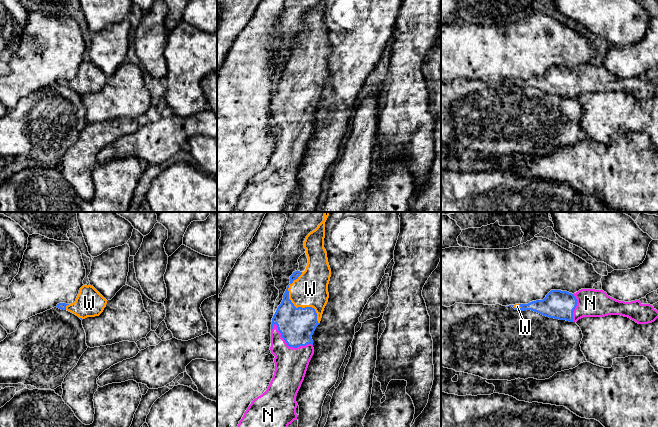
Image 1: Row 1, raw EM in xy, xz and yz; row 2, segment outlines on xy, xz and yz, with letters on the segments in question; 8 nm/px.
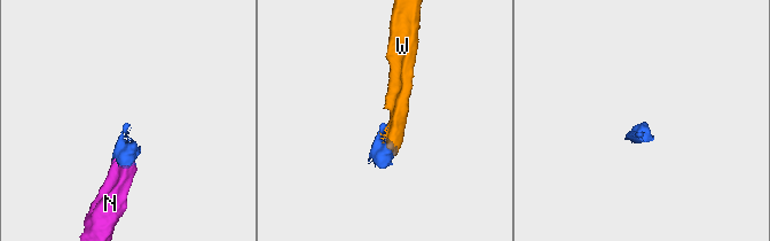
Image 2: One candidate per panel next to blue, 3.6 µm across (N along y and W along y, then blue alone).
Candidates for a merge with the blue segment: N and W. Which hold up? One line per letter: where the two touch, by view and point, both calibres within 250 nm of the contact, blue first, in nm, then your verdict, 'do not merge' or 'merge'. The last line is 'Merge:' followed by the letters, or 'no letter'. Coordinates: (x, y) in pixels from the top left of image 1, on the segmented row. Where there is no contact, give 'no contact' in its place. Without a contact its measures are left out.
N: xz (288, 345) | 280/260 nm | merge
W: xz (294, 306) | 280/280 nm | merge
Merge: N, W

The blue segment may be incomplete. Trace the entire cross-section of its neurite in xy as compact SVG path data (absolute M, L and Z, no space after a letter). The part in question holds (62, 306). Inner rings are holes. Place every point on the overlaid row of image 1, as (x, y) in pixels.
M83 285L74 303L59 303L56 307L67 310L83 320L87 317L99 316L106 304L107 300L93 286Z

